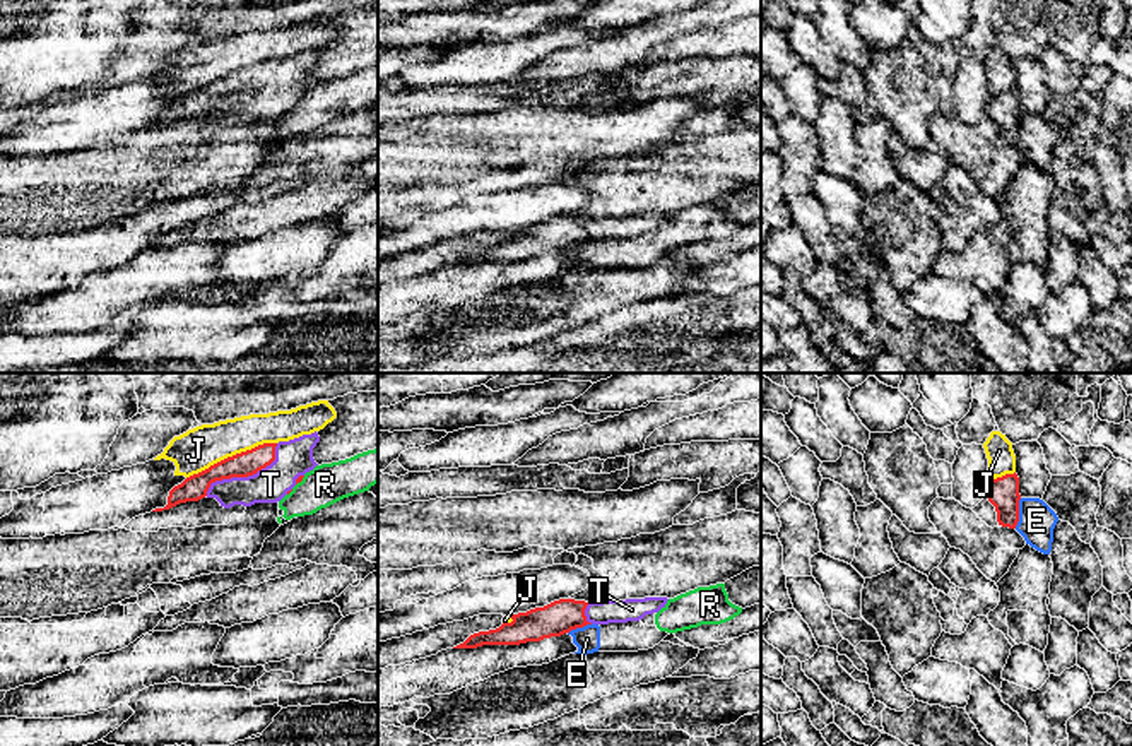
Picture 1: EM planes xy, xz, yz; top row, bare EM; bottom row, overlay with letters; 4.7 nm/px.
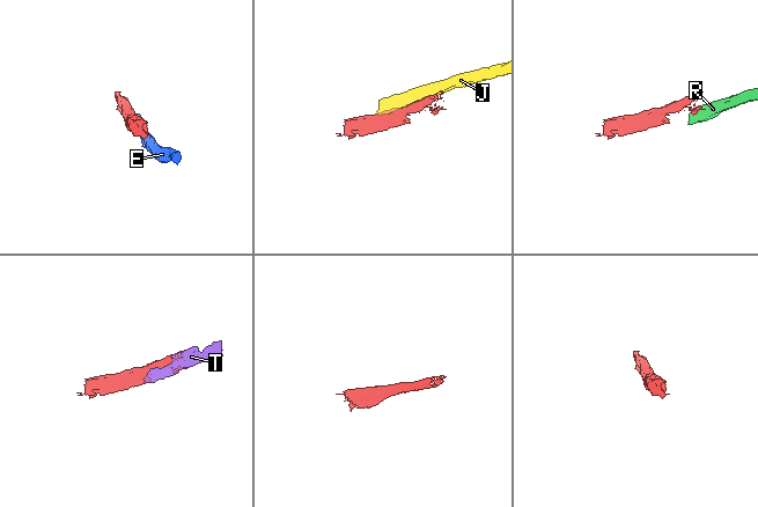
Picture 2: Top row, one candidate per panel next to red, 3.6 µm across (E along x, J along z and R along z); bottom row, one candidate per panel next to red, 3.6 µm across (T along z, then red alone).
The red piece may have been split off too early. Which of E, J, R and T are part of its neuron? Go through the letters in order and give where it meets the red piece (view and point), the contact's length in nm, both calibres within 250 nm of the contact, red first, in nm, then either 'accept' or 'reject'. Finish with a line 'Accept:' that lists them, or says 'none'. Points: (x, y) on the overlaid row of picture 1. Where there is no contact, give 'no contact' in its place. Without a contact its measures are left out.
E: contact yz (1018, 514); length 150 nm; calibres 150 and 180 nm; reject
J: contact xy (233, 455); length 460 nm; calibres 120 and 200 nm; reject
R: contact xy (300, 481); length 60 nm; calibres 20 and 190 nm; reject
T: contact xy (245, 476); length 420 nm; calibres 120 and 170 nm; accept
Accept: T

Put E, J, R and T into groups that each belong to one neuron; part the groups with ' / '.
E R / J / T

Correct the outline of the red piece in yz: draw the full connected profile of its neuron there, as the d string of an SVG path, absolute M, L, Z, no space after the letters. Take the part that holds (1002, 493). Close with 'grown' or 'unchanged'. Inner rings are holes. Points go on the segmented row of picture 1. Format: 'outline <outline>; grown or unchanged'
outline M1005 474L992 479L987 488L987 498L995 506L999 525L1016 529L1021 500L1017 474Z; unchanged

